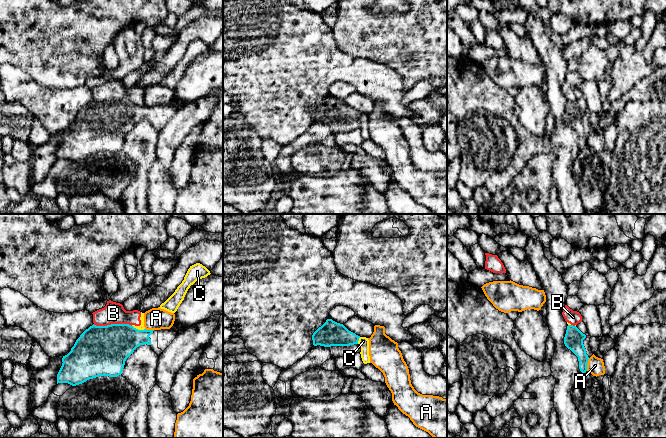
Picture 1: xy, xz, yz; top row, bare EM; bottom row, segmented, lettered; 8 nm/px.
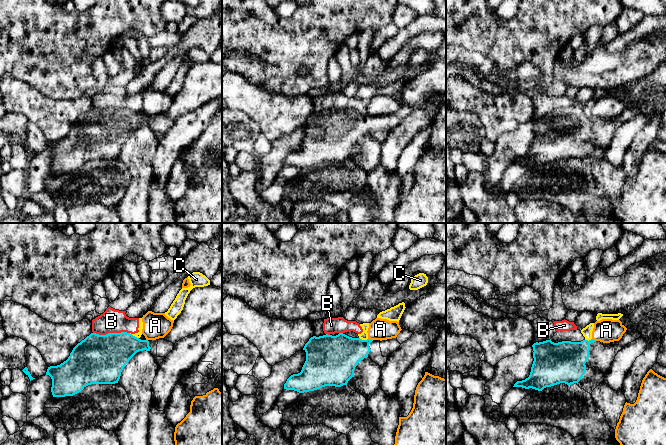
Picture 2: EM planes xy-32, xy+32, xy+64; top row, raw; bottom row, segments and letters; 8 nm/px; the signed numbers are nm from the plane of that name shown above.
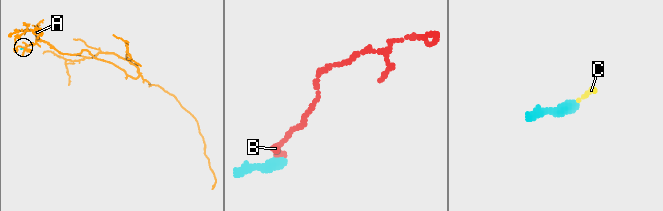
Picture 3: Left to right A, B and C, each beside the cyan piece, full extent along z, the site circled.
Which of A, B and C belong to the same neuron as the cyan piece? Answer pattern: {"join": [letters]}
{"join": []}

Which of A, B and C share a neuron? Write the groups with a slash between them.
A / B C

